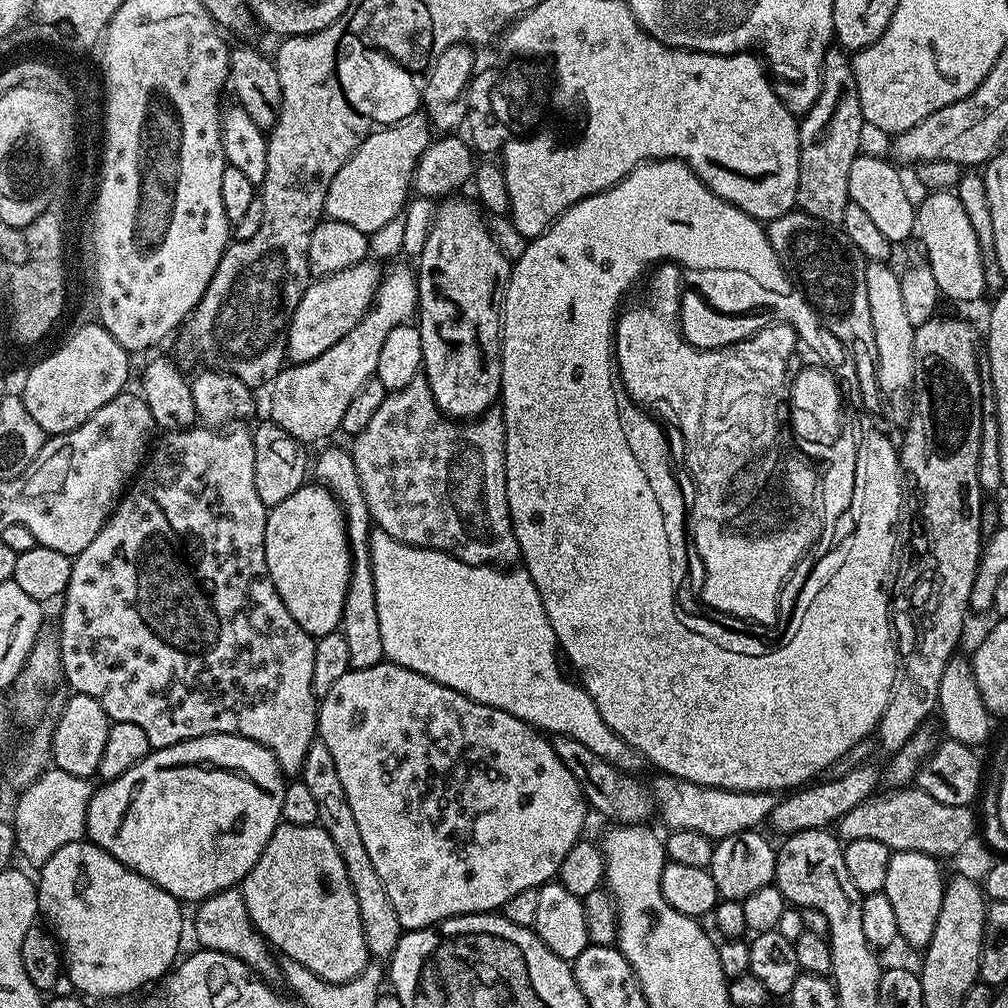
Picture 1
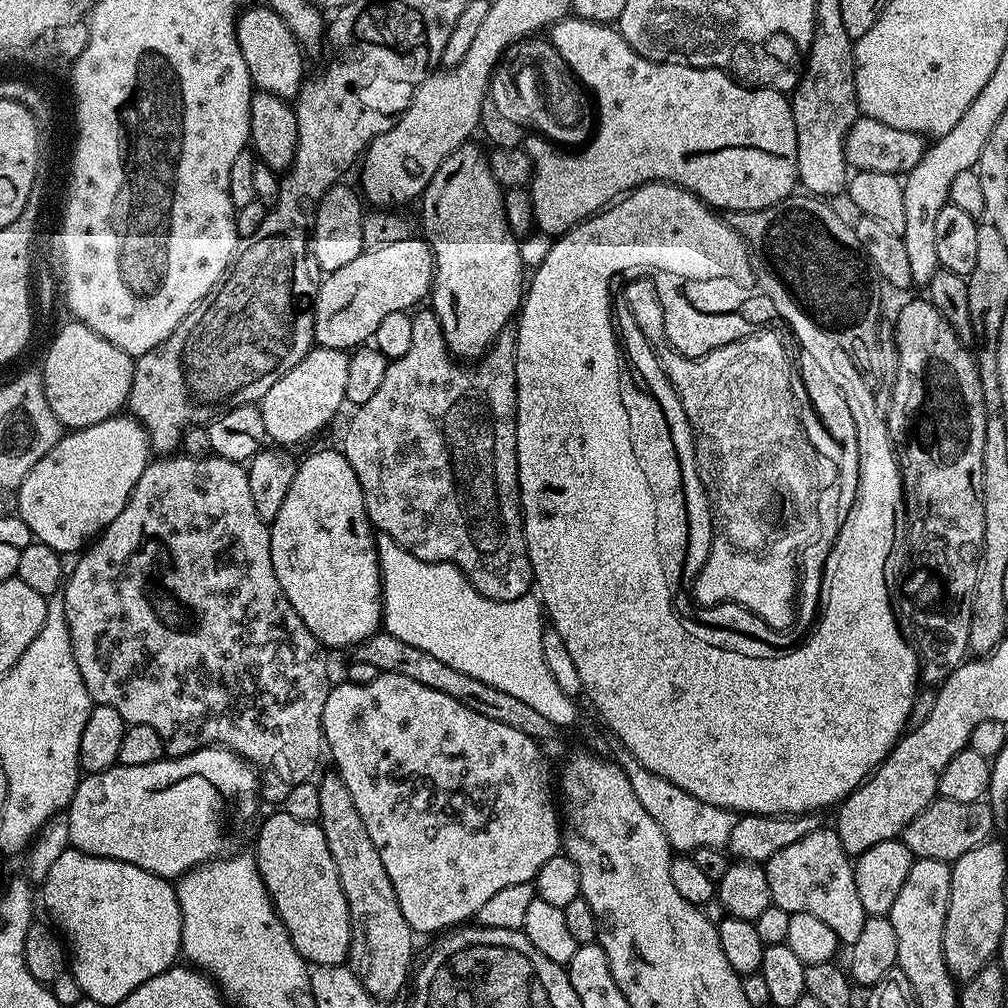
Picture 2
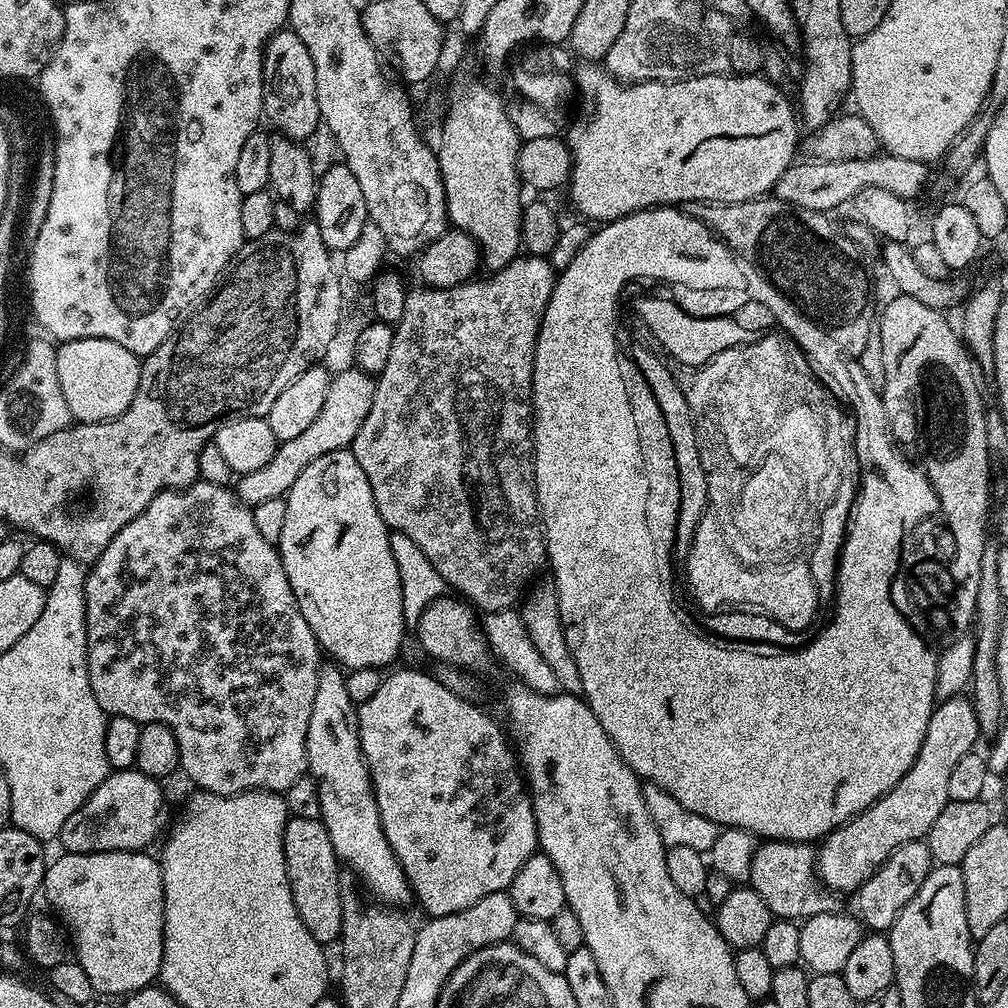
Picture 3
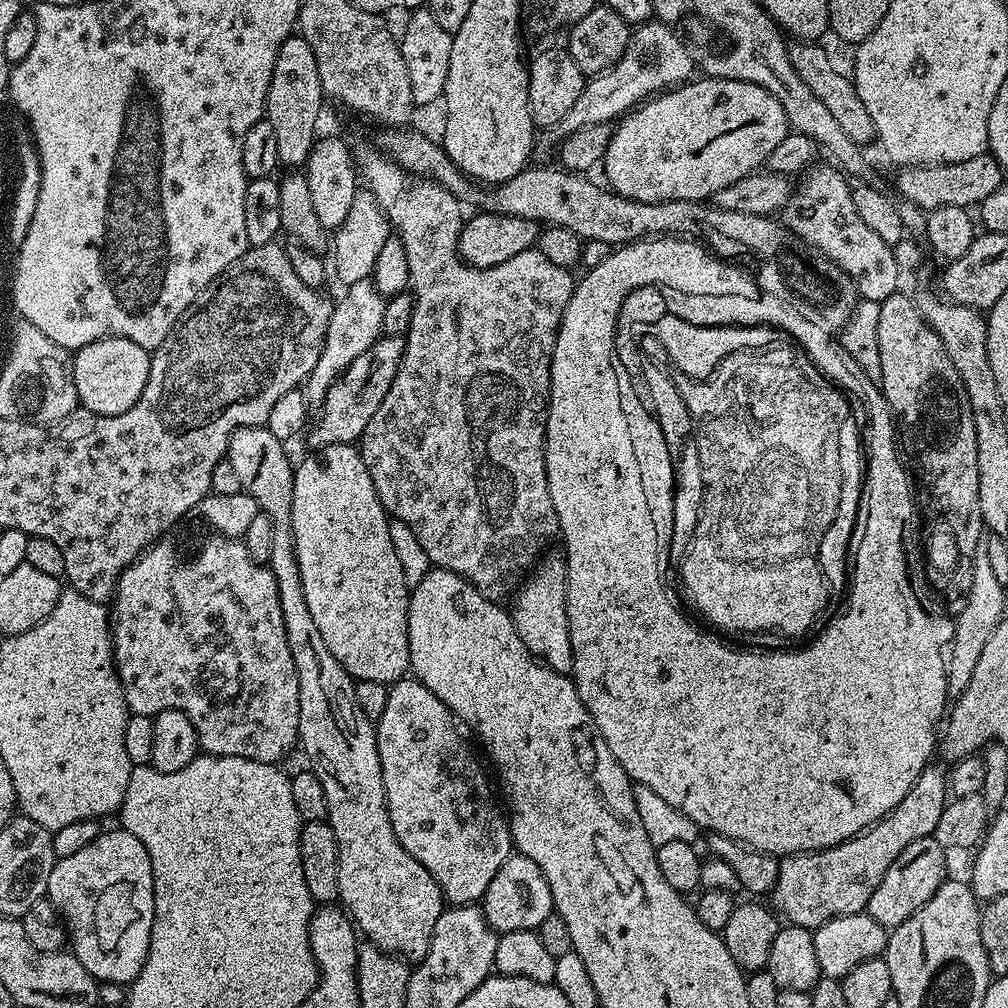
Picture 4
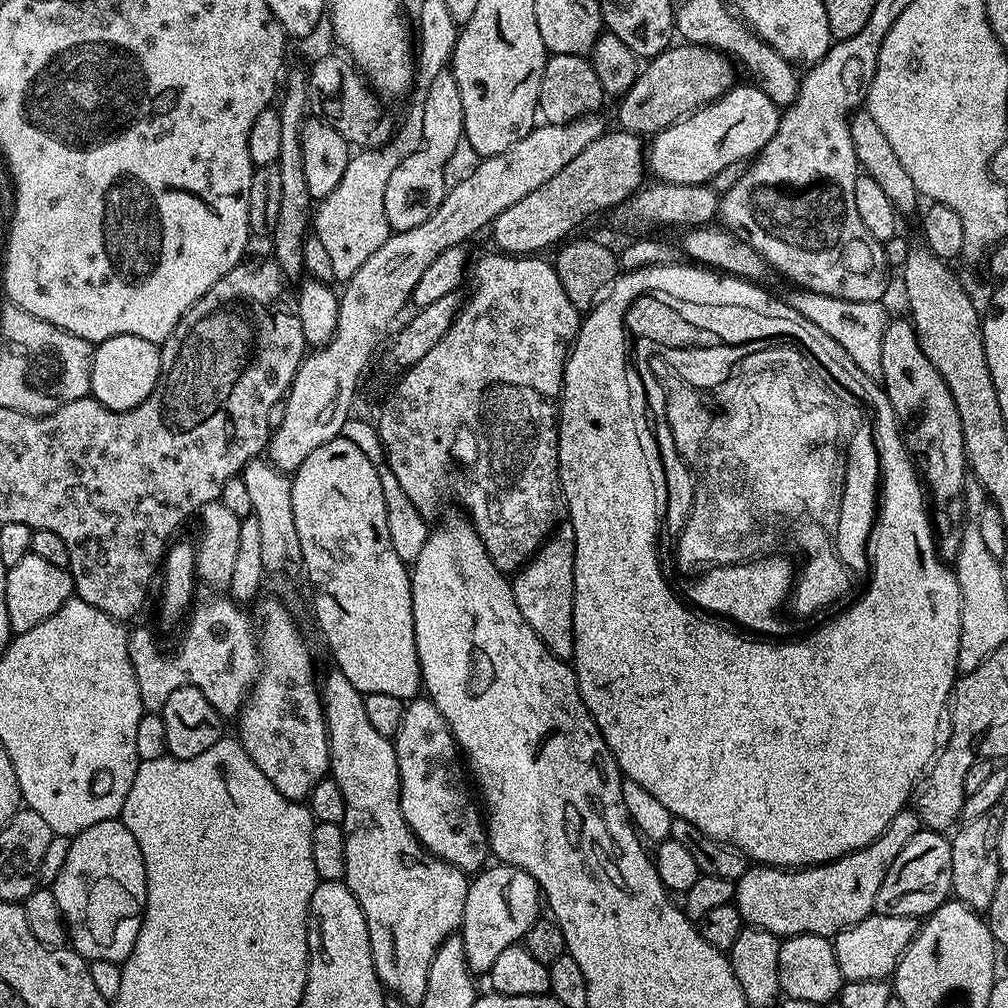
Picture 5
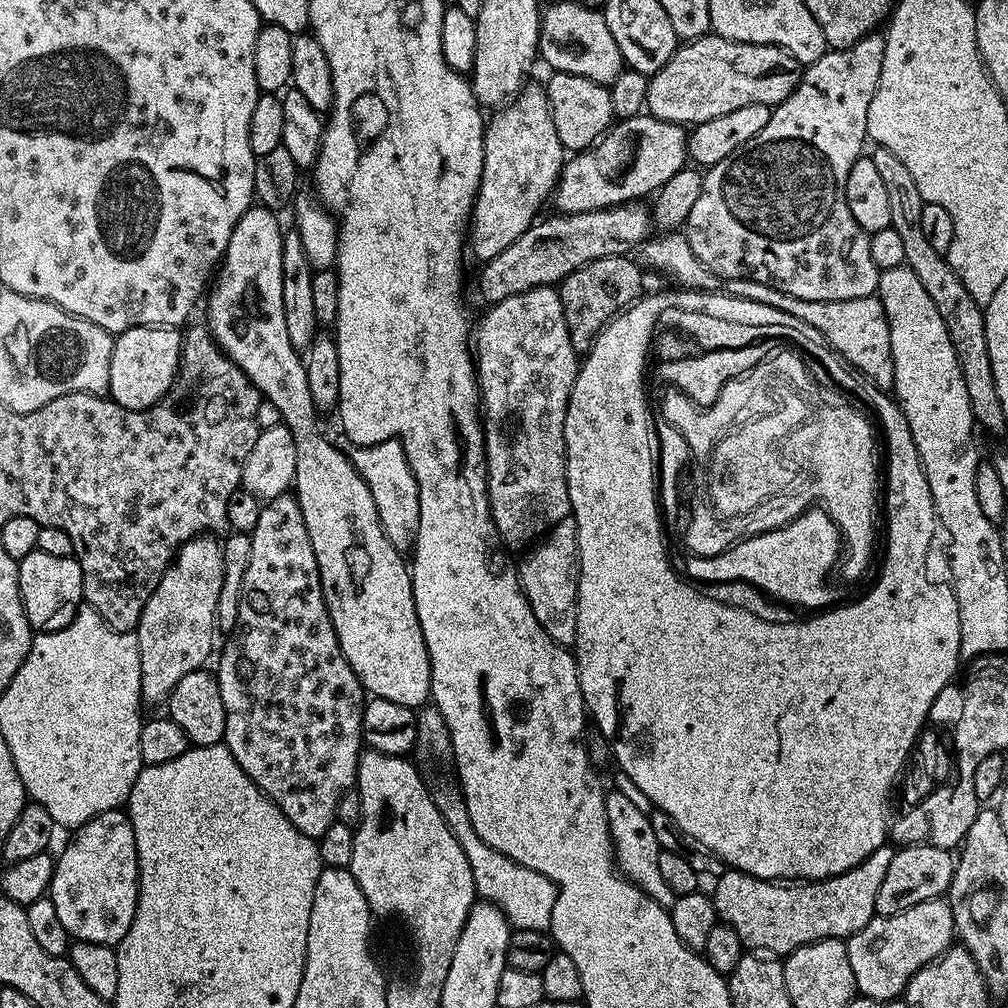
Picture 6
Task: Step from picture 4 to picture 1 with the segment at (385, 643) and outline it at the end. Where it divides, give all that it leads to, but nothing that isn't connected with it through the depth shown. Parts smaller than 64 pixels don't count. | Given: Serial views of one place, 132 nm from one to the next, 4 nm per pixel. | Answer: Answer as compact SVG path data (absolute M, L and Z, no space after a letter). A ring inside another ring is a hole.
M306 482L286 502L278 502L278 506L268 509L266 518L266 566L282 602L286 602L286 610L290 610L290 618L302 626L313 636L319 638L337 631L343 618L343 604L351 574L352 556L348 547L347 530L344 513L332 493L316 482Z

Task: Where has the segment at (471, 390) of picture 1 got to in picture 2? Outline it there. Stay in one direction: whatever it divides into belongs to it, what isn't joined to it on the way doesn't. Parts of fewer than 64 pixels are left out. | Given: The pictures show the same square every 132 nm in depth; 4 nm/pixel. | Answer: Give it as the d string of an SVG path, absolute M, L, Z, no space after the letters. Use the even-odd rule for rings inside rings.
M472 142L463 144L445 158L442 166L434 170L434 178L430 178L419 201L420 220L424 223L422 236L432 247L434 265L430 311L438 318L449 352L453 357L468 362L479 361L496 341L498 334L513 323L526 291L526 267L519 253L520 240L506 222L504 192L490 170L488 156L480 153L474 145Z

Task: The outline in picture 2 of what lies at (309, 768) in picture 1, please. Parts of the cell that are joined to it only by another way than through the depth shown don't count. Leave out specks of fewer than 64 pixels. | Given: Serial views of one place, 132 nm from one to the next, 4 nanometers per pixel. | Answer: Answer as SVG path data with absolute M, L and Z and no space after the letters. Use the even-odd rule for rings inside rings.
M328 770L322 776L316 784L320 811L318 823L326 834L326 846L330 846L334 866L338 866L338 882L342 882L342 894L346 894L346 906L350 910L352 937L346 963L370 995L392 1002L403 988L405 991L410 980L414 933L406 918L402 918L398 894L394 894L386 866L382 866L382 857L378 850L374 850L366 826L362 826L362 818L358 818L358 810L354 810L354 798L350 798L346 782L342 782L335 770Z

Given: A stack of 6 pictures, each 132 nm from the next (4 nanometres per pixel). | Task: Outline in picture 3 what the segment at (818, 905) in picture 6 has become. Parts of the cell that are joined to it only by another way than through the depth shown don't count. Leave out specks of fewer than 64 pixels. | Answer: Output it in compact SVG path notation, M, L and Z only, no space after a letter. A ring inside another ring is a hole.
M959 695L952 700L939 701L930 714L926 738L922 738L914 764L906 770L906 774L902 774L898 786L819 841L816 866L824 883L837 894L855 893L866 878L870 878L870 874L886 862L894 849L911 840L924 840L938 814L942 814L948 804L954 766L962 754L977 747L976 740L980 739L978 718L972 709L971 699Z

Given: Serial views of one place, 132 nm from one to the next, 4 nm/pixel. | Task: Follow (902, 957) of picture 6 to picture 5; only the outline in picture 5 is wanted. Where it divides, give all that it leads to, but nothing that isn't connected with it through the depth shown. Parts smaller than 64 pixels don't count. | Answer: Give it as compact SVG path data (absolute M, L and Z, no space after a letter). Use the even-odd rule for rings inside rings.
M873 914L837 932L832 940L834 958L838 958L838 970L842 970L845 981L888 980L895 973L902 954L916 937L917 927L917 921L910 916Z

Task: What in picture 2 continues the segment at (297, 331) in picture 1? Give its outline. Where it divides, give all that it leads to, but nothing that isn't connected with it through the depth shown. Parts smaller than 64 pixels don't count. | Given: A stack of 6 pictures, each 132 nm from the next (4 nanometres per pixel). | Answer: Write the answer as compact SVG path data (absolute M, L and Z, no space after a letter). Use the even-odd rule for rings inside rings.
M409 234L402 242L362 251L354 262L342 266L342 270L327 273L320 281L312 309L315 343L321 348L355 350L371 341L378 322L382 322L386 314L408 312L417 307L419 300L429 299L433 267L428 241Z

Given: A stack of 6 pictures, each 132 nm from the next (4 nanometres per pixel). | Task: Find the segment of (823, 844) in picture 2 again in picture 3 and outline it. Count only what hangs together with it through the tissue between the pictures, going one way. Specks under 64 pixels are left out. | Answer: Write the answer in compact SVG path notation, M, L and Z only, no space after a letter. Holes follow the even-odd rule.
M765 839L750 862L747 883L766 902L773 917L799 921L814 914L837 911L837 893L833 892L818 875L817 849L802 840Z

